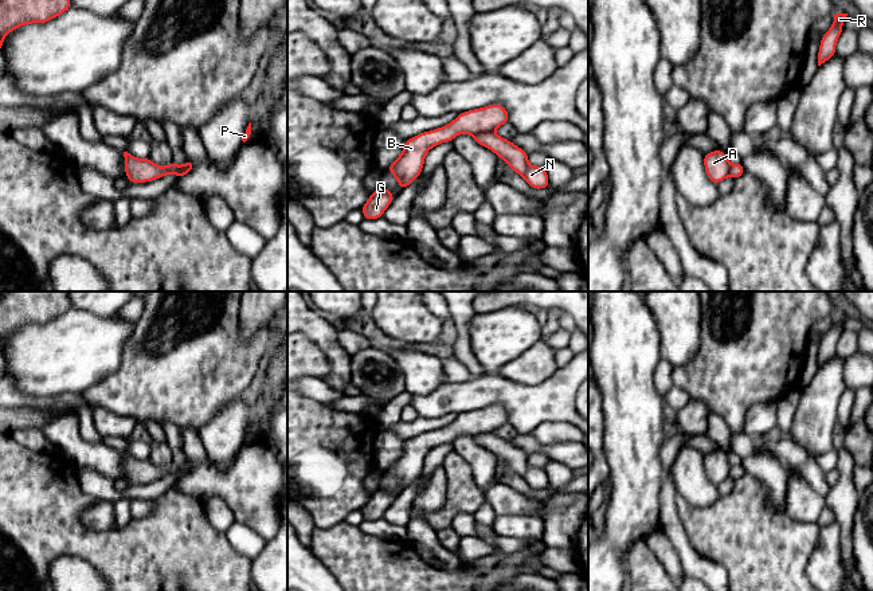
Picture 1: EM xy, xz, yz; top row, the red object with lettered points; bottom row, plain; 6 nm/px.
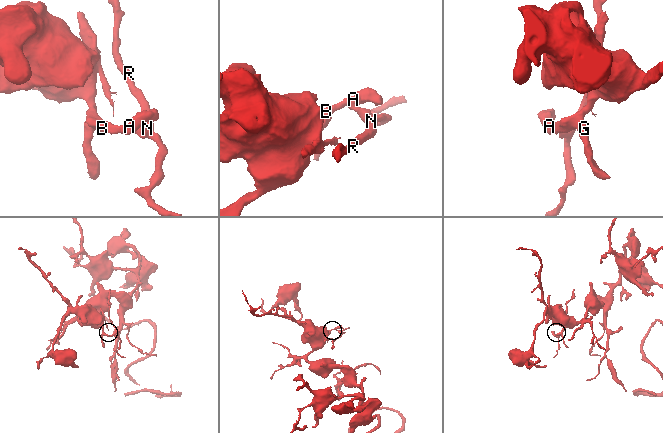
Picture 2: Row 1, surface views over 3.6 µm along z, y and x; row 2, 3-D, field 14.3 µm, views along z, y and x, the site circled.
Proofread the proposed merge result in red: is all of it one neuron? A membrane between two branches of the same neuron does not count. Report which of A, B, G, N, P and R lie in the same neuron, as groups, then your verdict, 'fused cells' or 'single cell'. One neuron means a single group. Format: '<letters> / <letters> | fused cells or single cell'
A B G P / N R | fused cells

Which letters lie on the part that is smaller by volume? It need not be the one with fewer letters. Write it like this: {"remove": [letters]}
{"remove": ["N", "R"]}

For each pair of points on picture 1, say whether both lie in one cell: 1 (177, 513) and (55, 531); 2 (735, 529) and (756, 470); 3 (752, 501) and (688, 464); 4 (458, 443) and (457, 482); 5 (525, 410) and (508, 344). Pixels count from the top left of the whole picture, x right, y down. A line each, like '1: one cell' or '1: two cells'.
1: one cell
2: two cells
3: two cells
4: two cells
5: two cells

